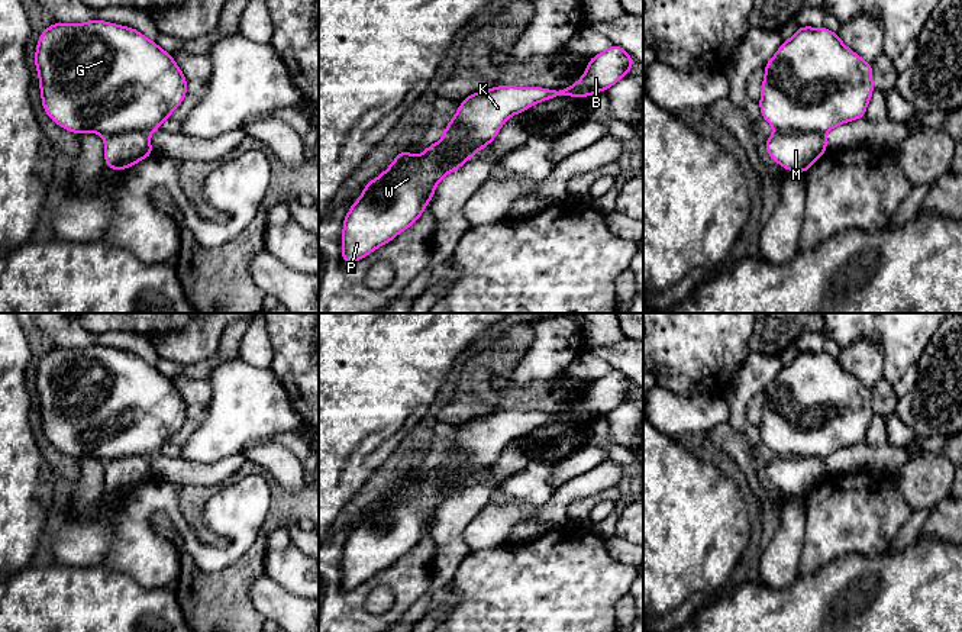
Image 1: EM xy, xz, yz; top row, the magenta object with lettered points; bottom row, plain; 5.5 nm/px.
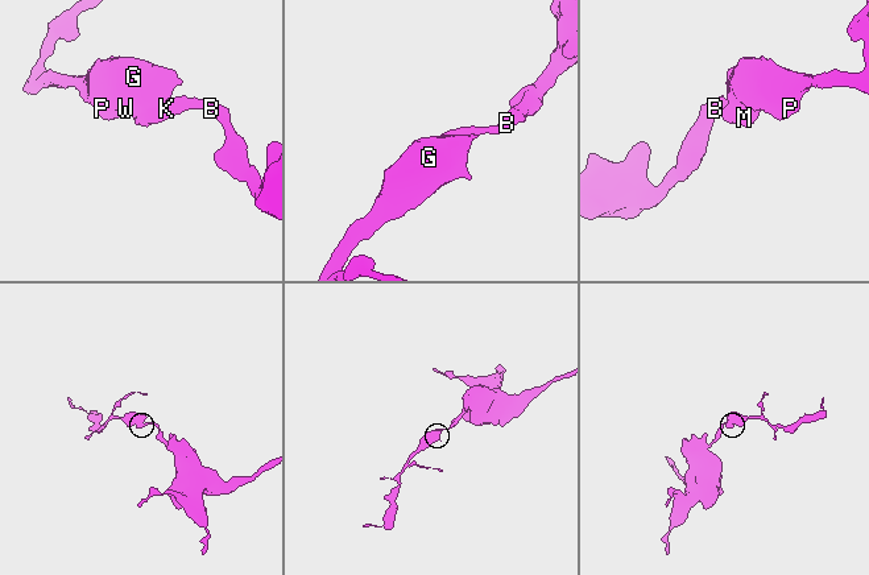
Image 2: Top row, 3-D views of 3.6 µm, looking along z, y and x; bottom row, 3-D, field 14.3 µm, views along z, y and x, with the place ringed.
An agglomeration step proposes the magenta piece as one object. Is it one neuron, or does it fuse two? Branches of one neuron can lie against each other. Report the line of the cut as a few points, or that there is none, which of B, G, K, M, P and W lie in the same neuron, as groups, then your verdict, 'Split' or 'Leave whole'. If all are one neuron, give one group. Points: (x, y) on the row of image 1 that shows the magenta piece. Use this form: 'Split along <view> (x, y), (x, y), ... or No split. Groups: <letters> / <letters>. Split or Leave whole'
Split along xz (448, 125), (452, 129), (452, 138), (446, 158), (455, 164). Groups: B K M / G P W. Split

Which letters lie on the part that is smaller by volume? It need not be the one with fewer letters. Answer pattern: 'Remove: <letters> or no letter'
Remove: G, P, W

